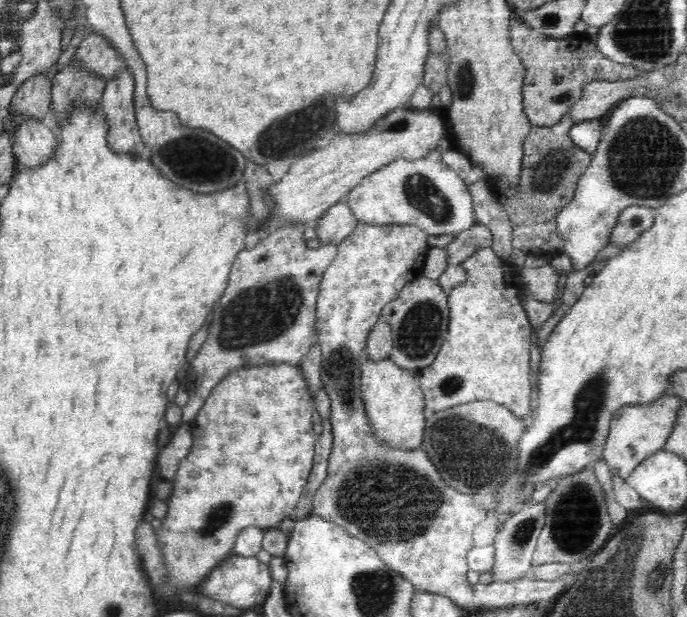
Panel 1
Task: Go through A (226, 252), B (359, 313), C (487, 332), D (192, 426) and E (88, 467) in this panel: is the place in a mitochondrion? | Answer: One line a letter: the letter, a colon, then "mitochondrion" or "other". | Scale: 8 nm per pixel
A: other
B: other
C: other
D: other
E: other

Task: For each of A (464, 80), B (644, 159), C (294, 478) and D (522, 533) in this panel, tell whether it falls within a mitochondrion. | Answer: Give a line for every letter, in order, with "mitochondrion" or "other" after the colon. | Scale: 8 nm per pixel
A: mitochondrion
B: mitochondrion
C: other
D: mitochondrion

